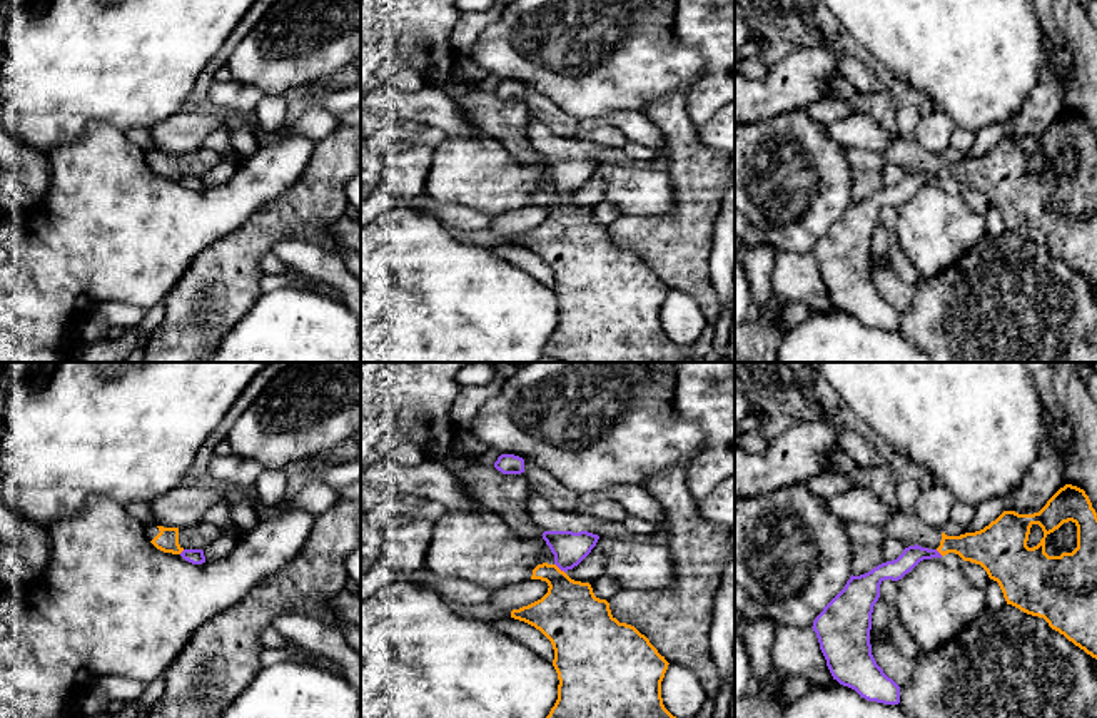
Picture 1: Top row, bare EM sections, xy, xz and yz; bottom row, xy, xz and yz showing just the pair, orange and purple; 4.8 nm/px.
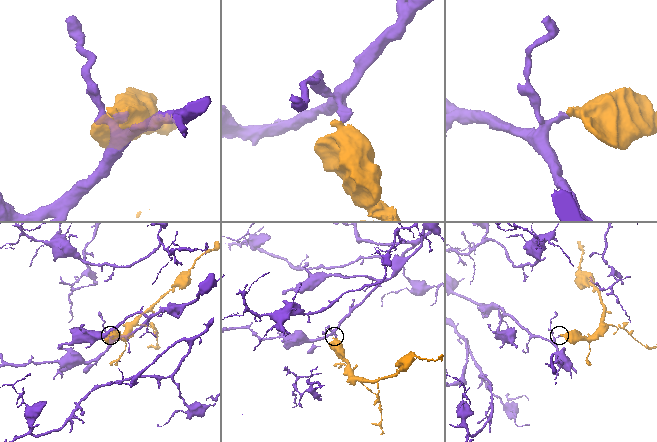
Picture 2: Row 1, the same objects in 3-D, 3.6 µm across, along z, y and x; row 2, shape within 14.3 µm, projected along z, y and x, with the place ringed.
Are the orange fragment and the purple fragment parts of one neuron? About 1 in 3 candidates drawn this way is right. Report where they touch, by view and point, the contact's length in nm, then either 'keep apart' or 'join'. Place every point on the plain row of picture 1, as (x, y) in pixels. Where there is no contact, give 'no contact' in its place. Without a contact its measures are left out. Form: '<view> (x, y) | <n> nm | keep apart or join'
xz (558, 194) | 80 nm | keep apart

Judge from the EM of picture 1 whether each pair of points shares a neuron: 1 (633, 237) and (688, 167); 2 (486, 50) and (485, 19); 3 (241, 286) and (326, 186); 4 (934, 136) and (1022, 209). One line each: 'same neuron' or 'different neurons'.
1: same neuron
2: different neurons
3: same neuron
4: different neurons

